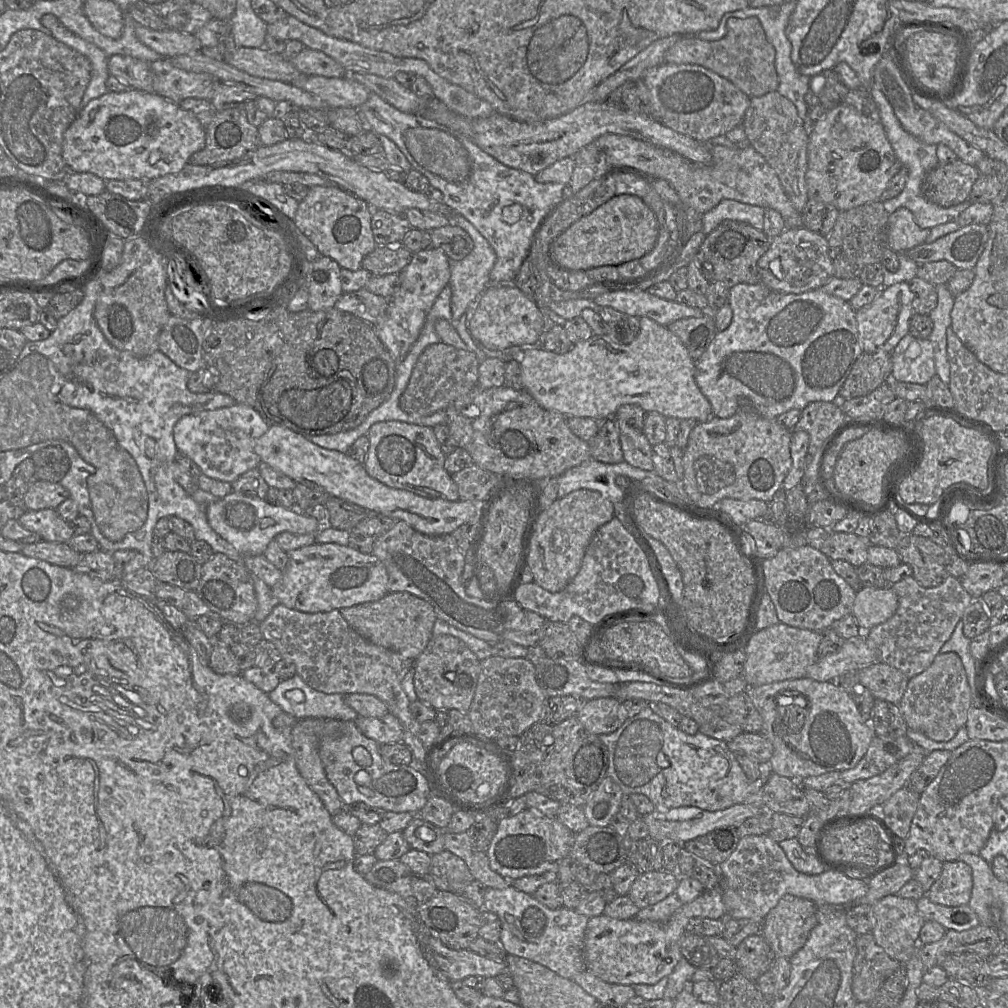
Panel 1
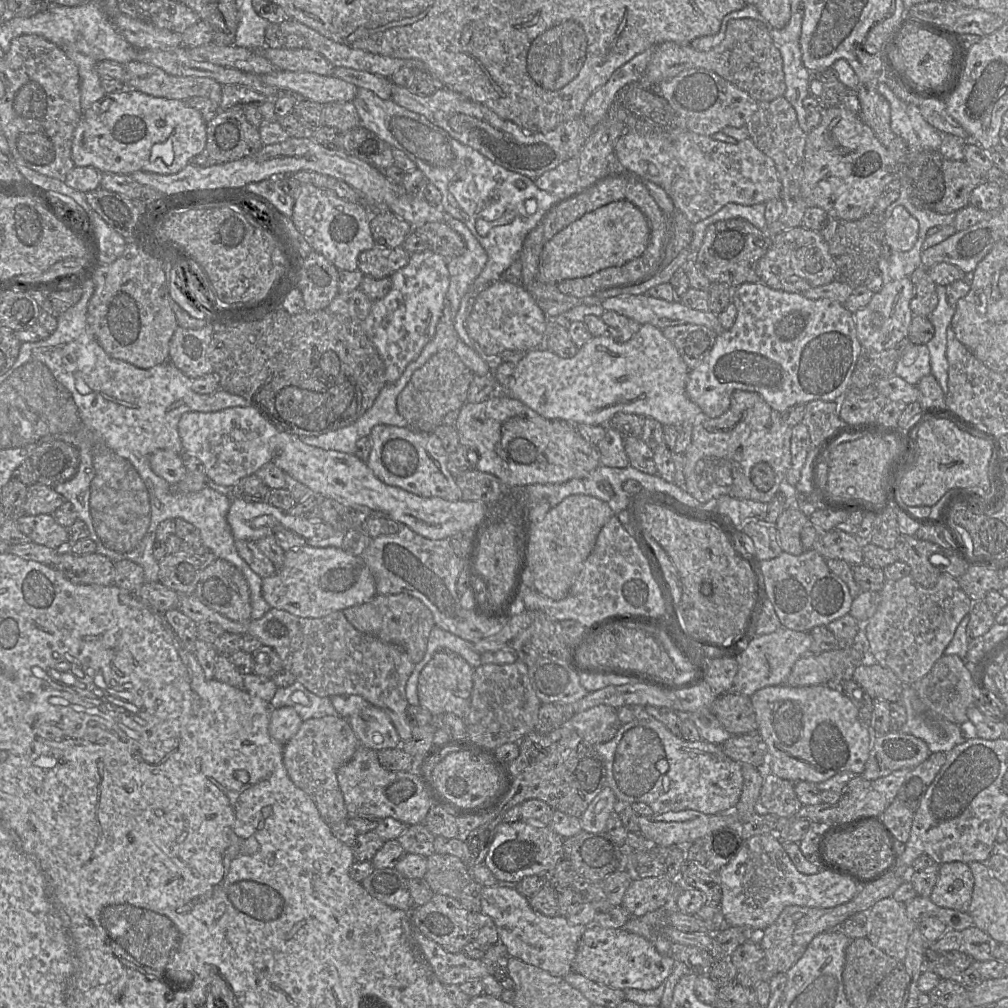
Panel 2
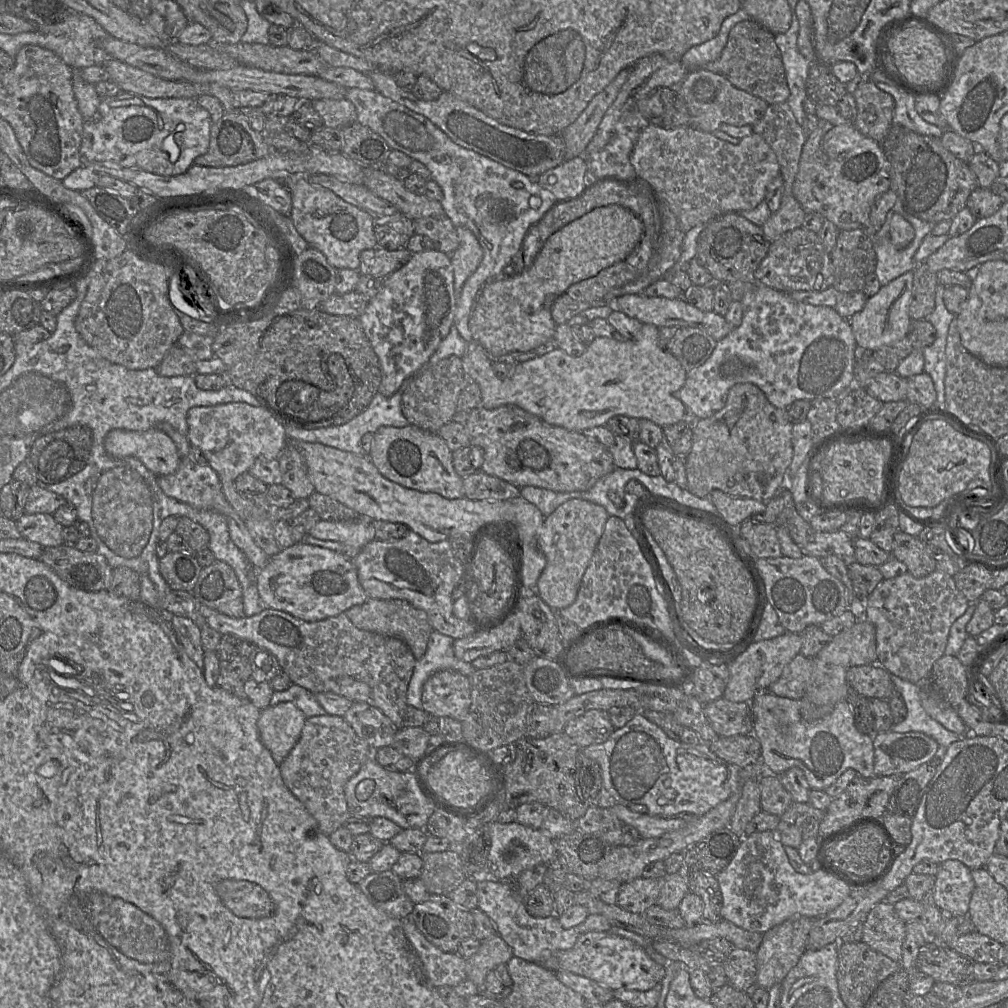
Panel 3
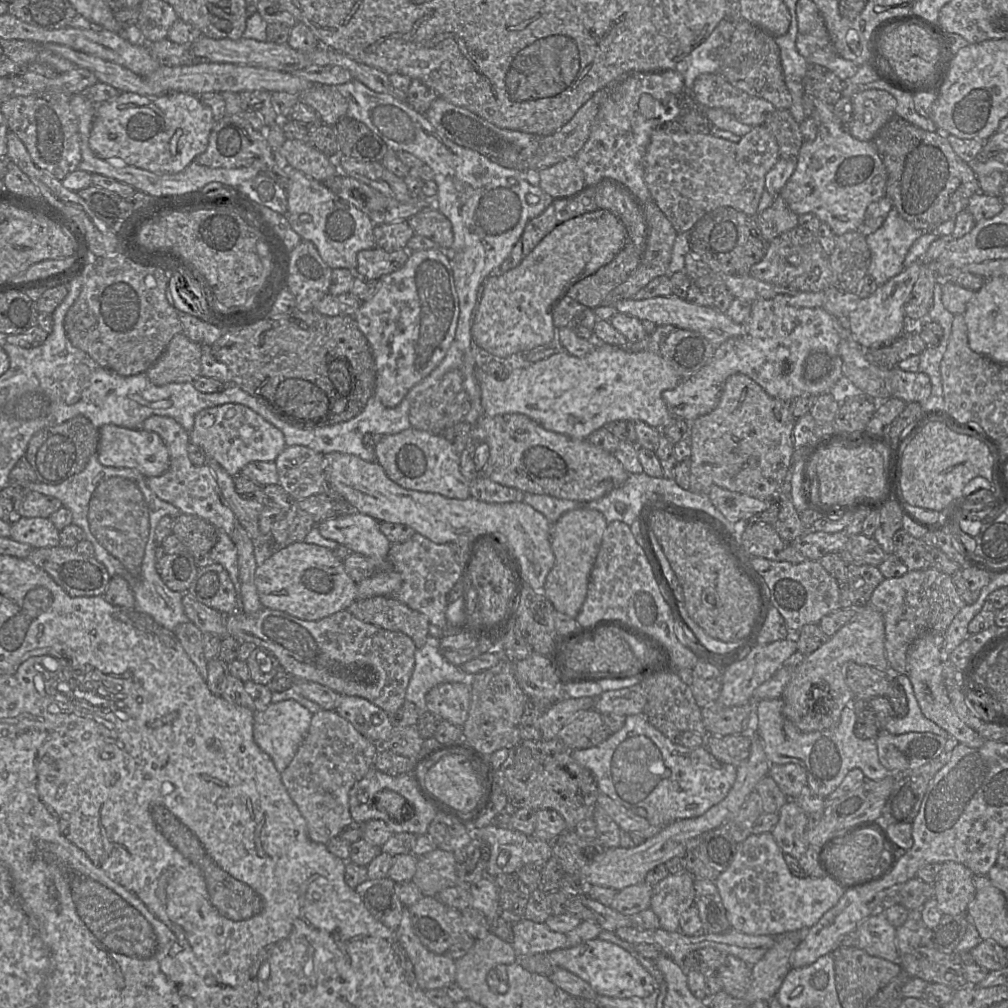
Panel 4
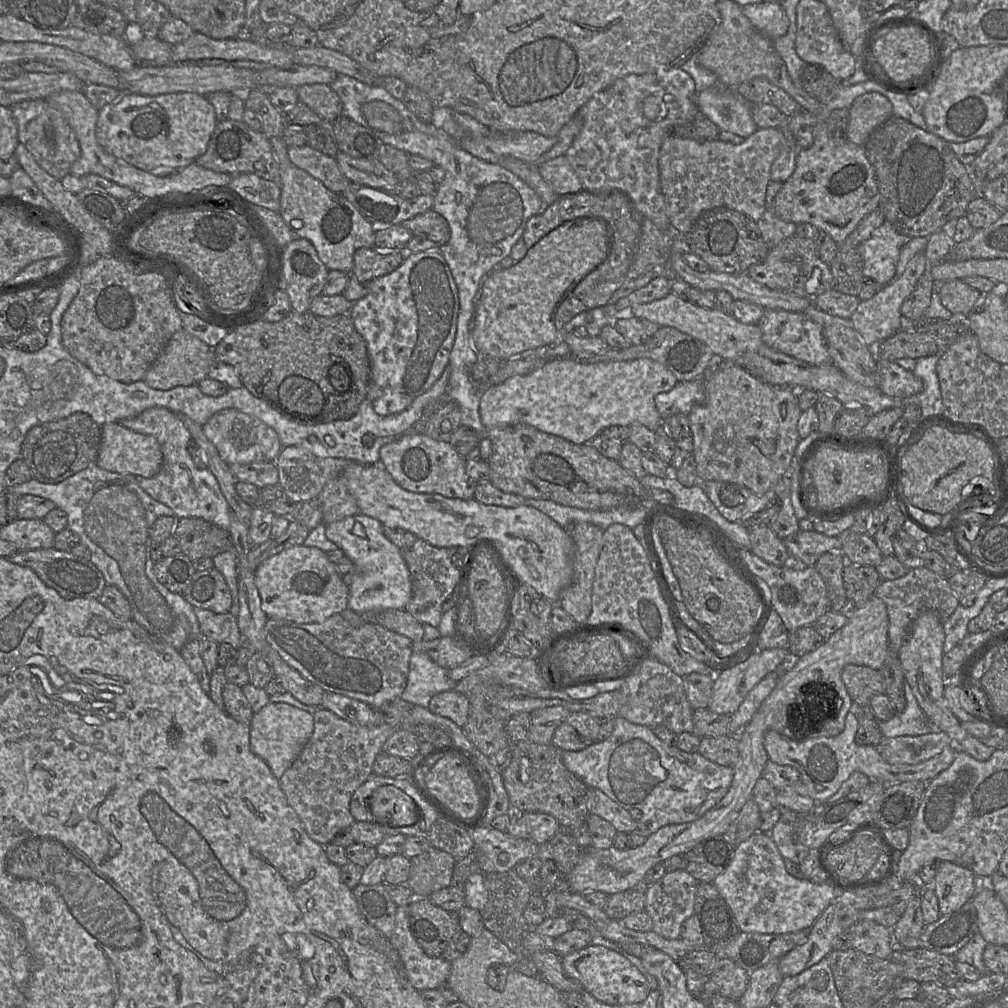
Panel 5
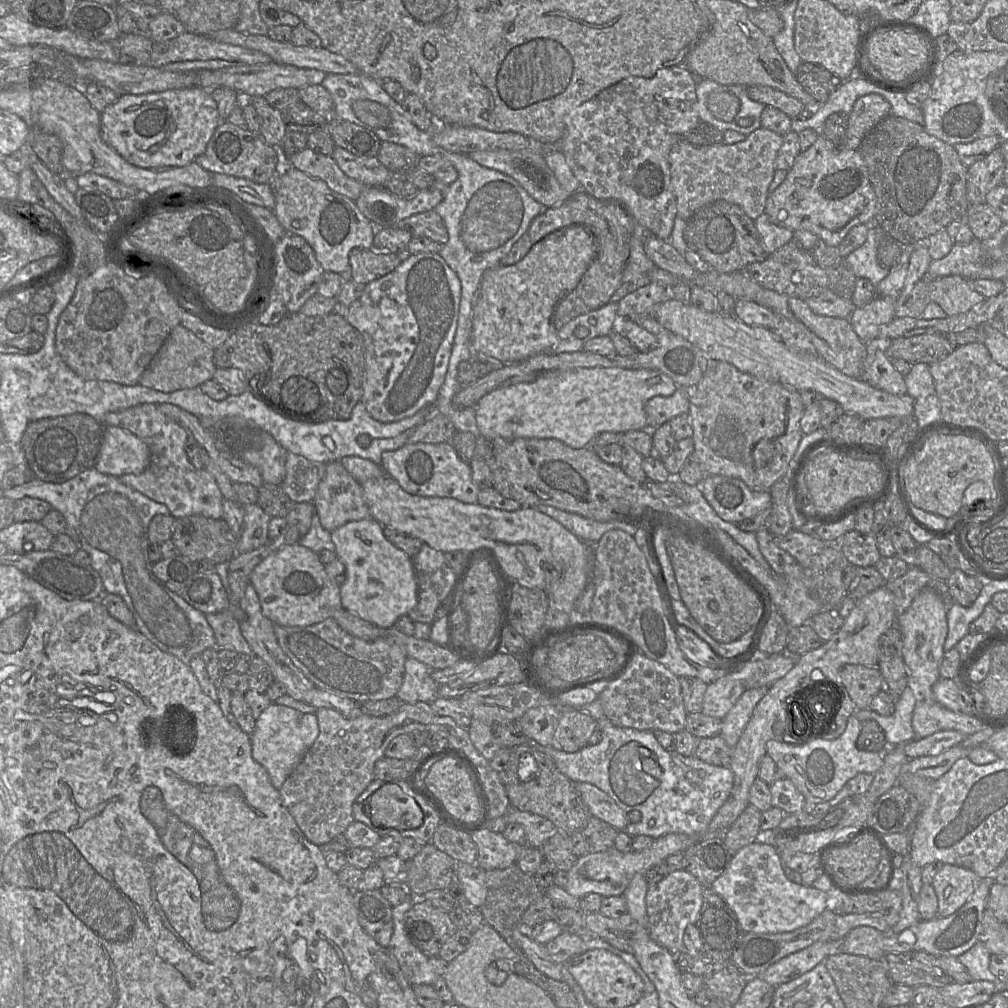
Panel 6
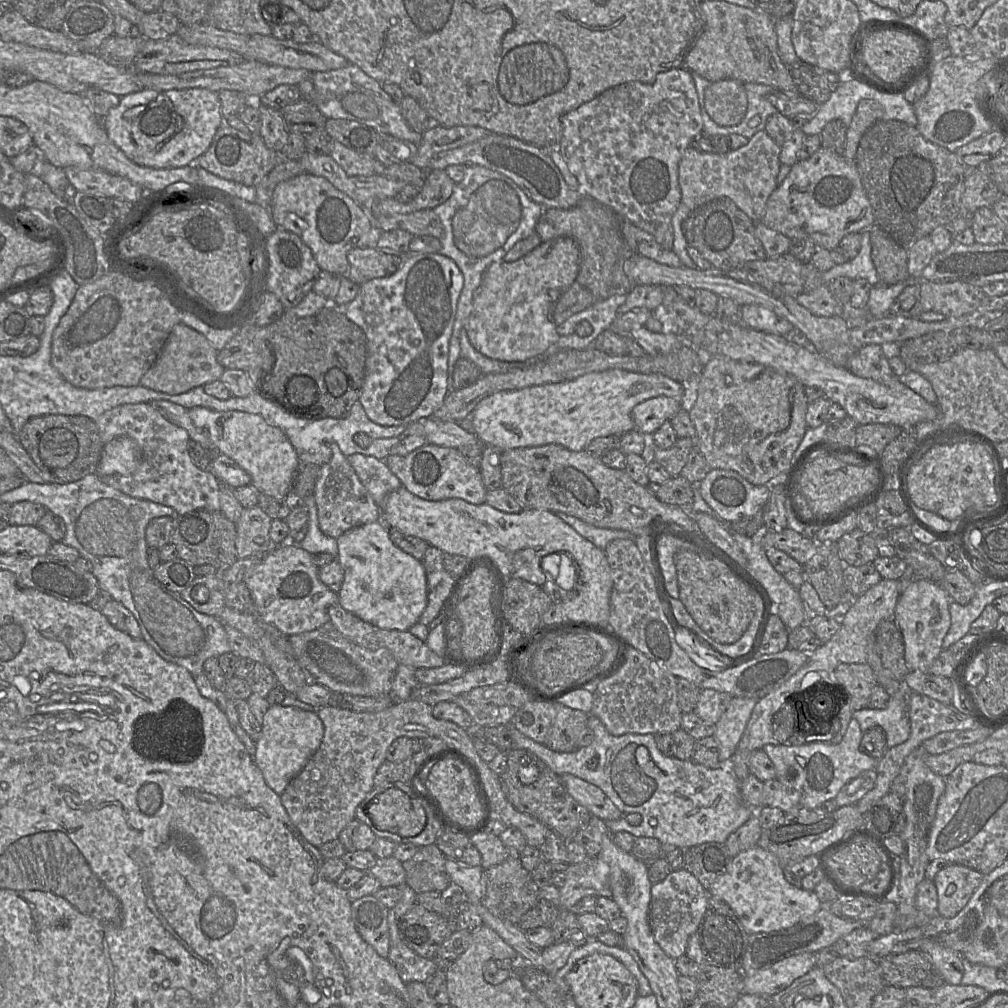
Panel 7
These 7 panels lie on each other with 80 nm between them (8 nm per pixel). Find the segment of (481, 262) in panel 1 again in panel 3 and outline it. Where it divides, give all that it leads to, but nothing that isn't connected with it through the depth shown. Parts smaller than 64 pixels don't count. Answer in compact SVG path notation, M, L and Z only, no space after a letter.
M456 227L459 247L450 255L454 271L454 292L456 305L465 281L476 271L483 258L482 247L472 231Z

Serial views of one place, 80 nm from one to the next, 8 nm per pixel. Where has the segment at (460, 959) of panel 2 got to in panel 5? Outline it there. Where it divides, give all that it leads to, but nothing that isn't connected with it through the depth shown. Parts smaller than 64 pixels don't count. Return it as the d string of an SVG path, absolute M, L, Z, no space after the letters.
M409 905L397 907L395 928L389 941L399 955L408 981L416 990L436 989L447 982L451 963L441 956L428 956L417 943L409 925Z

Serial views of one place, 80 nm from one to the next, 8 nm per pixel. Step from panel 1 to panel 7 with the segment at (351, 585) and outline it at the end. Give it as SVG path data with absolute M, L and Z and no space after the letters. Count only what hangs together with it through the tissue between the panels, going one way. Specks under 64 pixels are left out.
M285 543L268 552L262 562L254 569L247 581L247 586L255 606L255 614L263 622L275 626L284 636L315 630L328 621L328 609L338 604L338 594L323 584L318 576L319 568L310 554L298 544Z

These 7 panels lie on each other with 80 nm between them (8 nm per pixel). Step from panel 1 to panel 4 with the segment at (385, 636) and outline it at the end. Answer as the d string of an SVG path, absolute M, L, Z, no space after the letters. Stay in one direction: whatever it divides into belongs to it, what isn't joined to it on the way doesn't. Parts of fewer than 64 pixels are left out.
M376 596L356 600L347 611L362 622L407 635L416 649L422 648L427 642L430 626L427 617L395 598Z

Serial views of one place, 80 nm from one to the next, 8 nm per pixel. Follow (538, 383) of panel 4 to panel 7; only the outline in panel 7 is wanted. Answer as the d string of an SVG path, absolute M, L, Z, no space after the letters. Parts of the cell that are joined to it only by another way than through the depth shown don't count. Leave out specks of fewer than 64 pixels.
M609 369L571 381L495 392L476 405L471 417L474 434L483 444L502 450L558 444L579 452L586 450L597 437L621 436L636 430L631 415L633 408L657 396L687 401L690 391L662 374Z

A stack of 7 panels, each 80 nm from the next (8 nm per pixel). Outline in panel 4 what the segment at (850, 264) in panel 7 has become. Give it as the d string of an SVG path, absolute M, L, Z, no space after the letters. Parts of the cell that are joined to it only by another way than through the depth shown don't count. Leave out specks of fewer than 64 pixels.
M892 207L881 227L866 236L871 252L868 274L878 286L904 270L904 259L910 247L923 234L922 230L911 226Z

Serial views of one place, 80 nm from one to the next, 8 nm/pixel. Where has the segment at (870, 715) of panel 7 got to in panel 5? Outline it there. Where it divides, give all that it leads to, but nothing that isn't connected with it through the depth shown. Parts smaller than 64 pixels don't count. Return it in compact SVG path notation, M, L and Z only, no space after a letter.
M904 680L906 707L896 713L888 721L878 721L878 726L884 738L899 736L918 736L932 732L940 732L927 718L920 708L911 686Z

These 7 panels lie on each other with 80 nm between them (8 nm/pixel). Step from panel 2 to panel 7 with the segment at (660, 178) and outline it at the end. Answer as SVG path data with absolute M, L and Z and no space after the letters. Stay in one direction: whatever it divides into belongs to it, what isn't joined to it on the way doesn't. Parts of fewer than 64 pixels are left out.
M765 130L754 134L748 143L724 154L703 153L689 146L678 165L678 182L681 202L689 209L715 198L732 200L753 222L760 222L766 202L778 186L781 146L777 145Z

